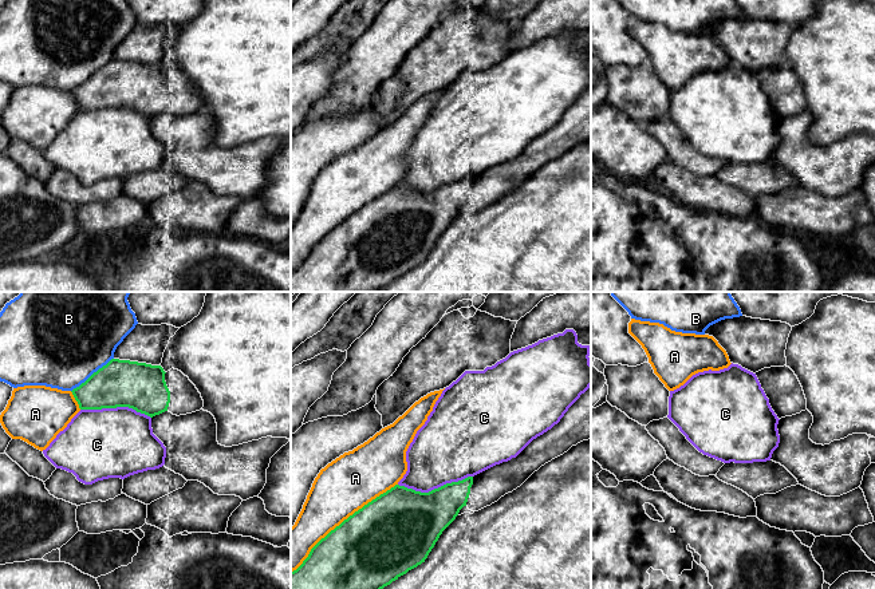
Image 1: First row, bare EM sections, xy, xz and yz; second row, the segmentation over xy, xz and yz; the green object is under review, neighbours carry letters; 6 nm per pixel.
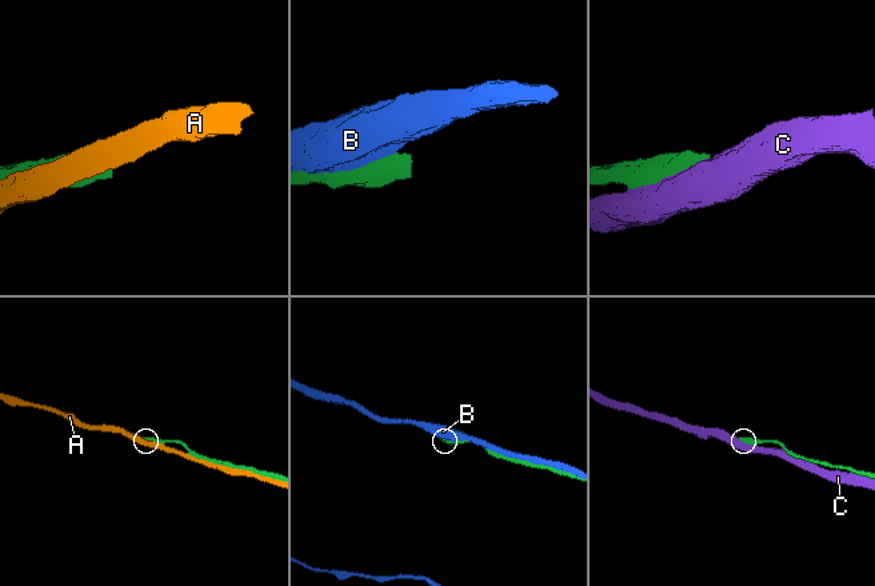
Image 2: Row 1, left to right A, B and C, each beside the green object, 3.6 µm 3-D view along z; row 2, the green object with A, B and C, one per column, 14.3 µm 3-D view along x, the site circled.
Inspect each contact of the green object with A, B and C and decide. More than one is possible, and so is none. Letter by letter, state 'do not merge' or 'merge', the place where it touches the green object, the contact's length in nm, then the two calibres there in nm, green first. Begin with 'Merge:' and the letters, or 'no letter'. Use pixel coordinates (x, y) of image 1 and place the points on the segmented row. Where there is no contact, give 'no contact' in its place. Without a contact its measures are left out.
Merge: no letter
A: do not merge; contact xz (343, 521); length 850 nm; calibres 460 and 320 nm
B: do not merge; contact xy (93, 374); length 320 nm; calibres 280 and 500 nm
C: do not merge; contact xz (434, 489); length 460 nm; calibres 380 and 400 nm

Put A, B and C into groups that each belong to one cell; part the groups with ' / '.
A / B / C

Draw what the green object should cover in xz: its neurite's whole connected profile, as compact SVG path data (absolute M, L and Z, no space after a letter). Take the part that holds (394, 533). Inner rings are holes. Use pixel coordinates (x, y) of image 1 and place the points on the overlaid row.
M591 386L557 424L533 439L516 458L474 477L429 493L395 485L322 538L303 564L291 572L291 589L383 589L427 558L442 531L466 506L478 511L520 487L535 471L591 438Z

